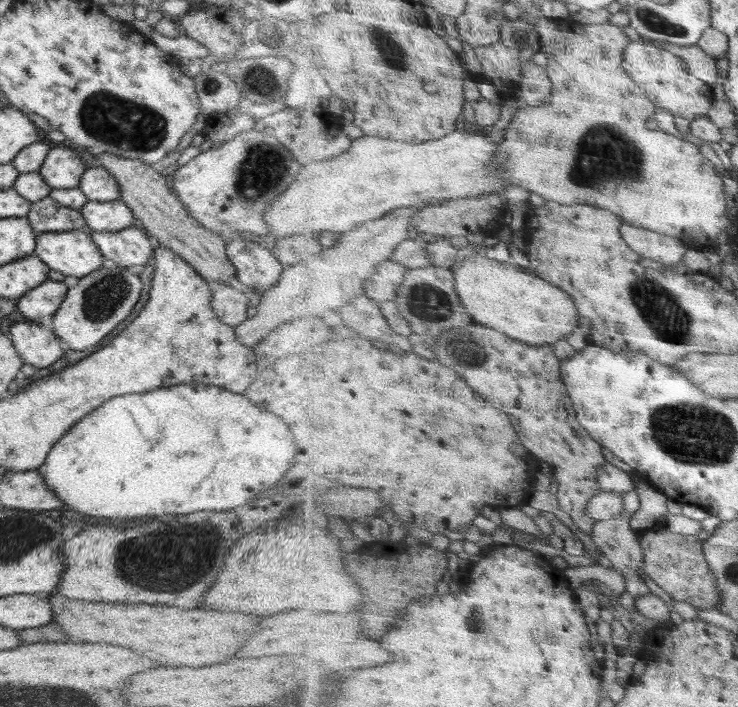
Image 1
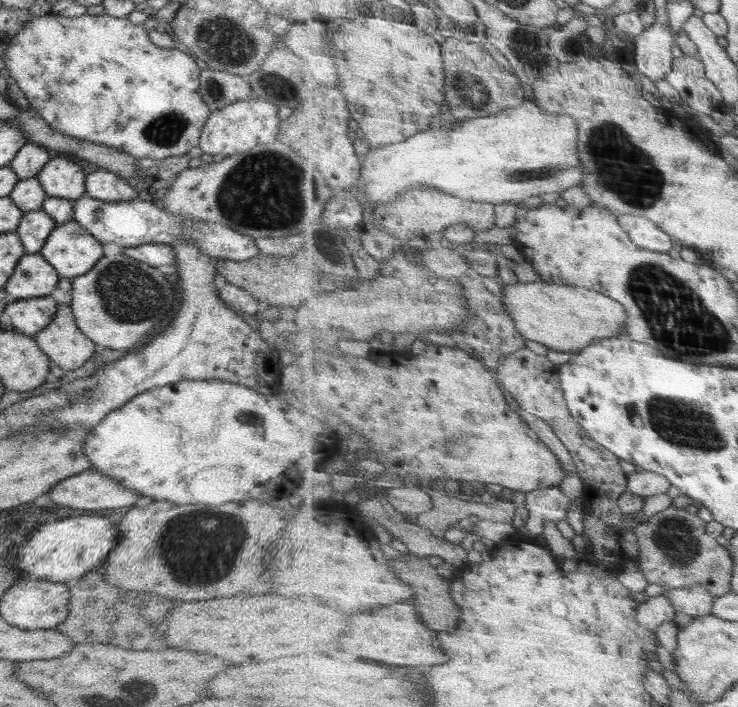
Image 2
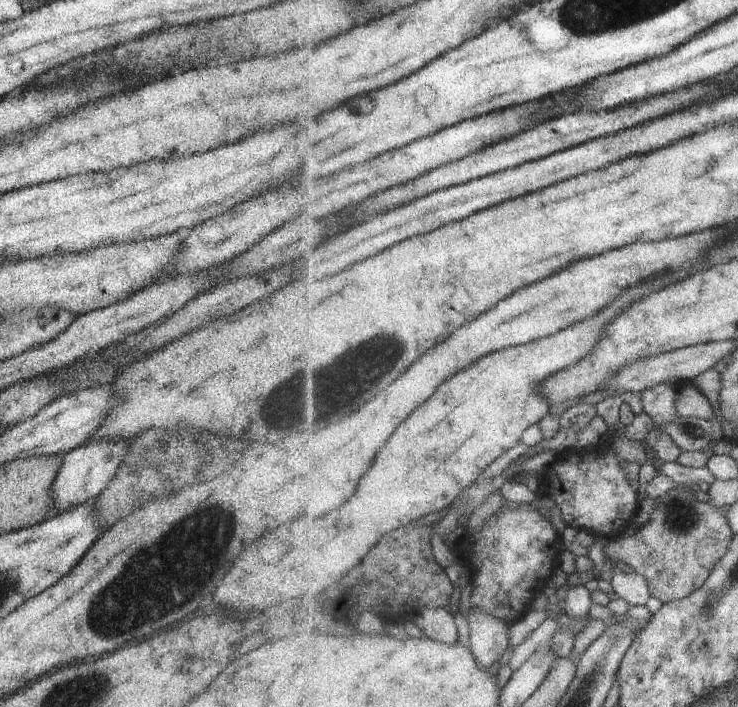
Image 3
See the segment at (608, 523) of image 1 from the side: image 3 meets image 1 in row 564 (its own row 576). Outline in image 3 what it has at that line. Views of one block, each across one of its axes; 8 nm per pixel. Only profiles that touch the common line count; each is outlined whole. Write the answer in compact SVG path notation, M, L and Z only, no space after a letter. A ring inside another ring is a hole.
M616 571L611 583L617 596L626 600L632 608L648 604L652 598L648 580L636 572L628 574Z

